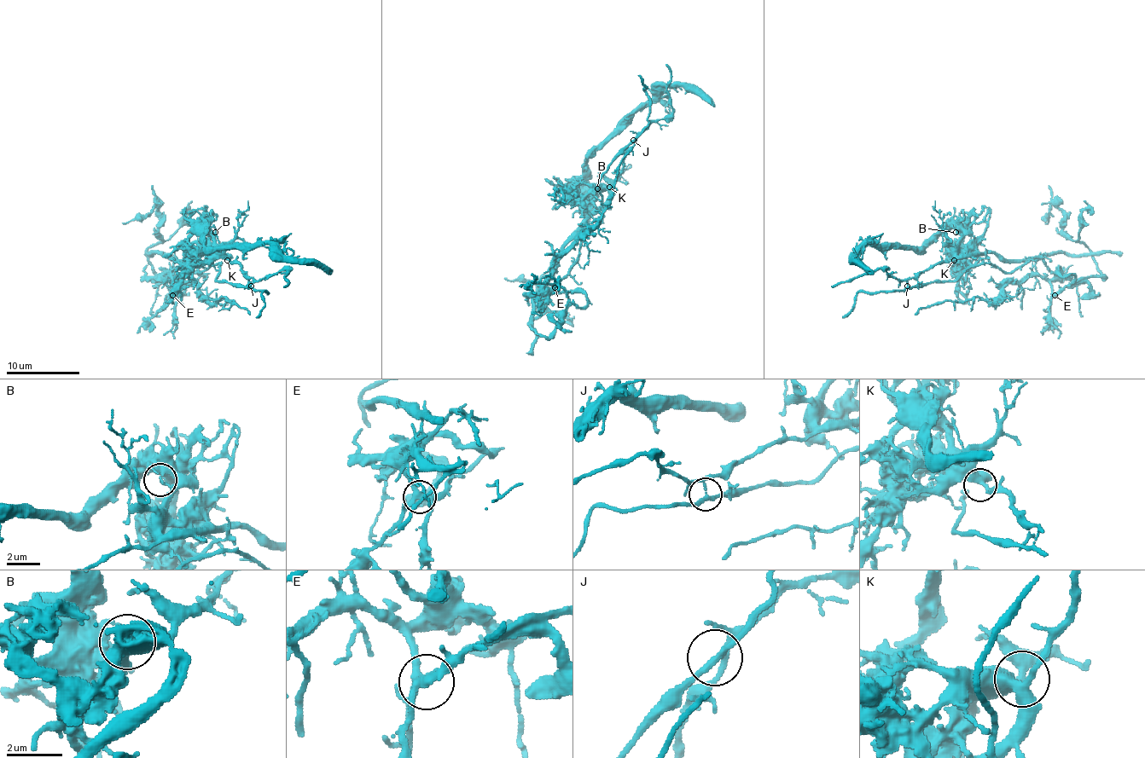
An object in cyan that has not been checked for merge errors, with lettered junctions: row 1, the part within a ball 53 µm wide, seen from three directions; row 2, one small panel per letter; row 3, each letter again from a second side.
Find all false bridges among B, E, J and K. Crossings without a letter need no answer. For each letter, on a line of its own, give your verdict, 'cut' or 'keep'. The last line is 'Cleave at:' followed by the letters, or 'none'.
B: cut
E: keep
J: cut
K: keep
Cleave at: B, J

